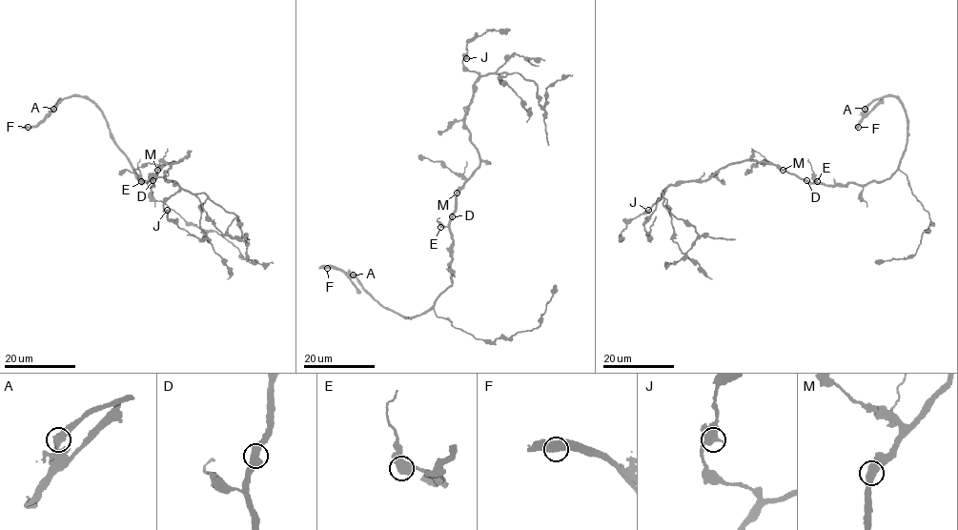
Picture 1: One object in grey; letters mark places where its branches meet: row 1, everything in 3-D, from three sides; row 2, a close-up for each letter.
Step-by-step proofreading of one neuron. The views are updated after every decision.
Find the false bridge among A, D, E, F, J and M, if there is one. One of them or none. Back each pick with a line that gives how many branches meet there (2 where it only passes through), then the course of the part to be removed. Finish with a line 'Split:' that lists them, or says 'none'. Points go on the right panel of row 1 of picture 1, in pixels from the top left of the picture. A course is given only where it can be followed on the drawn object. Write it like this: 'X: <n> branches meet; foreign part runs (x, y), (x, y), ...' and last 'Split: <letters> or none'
A: 2 branches meet; foreign part runs (865, 108), (865, 115), (857, 126)
Split: A

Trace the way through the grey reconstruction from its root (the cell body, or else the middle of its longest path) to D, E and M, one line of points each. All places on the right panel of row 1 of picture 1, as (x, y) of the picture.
D: (795, 175), (806, 180)
E: (795, 175), (817, 181)
M: (795, 175), (783, 170)

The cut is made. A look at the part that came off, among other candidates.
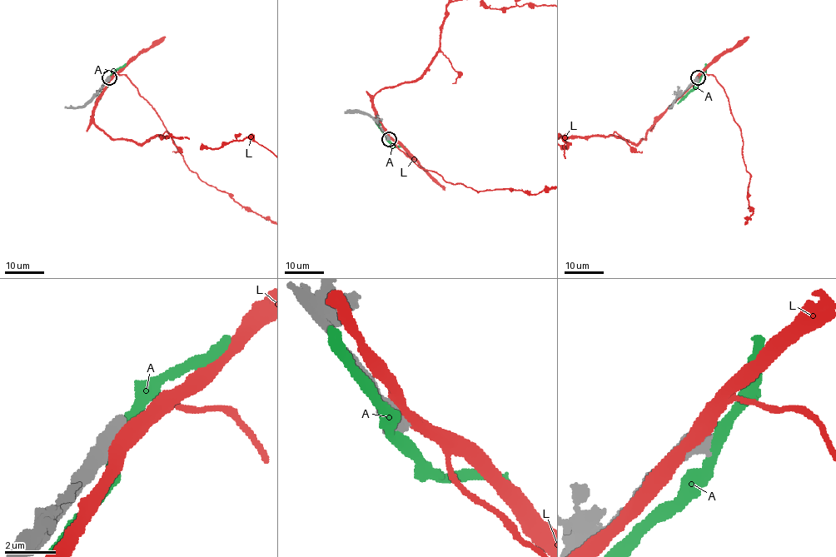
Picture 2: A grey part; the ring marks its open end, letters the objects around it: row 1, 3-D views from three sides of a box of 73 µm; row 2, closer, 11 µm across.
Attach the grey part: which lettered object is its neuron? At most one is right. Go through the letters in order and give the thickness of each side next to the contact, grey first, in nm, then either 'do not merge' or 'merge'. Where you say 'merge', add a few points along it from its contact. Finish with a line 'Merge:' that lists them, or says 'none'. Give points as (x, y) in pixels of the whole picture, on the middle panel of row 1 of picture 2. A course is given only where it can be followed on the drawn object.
A: 750 nm thick on the grey side, 400 nm on the other; do not merge
L: 850 nm thick on the grey side, 480 nm on the other; do not merge
Merge: none

